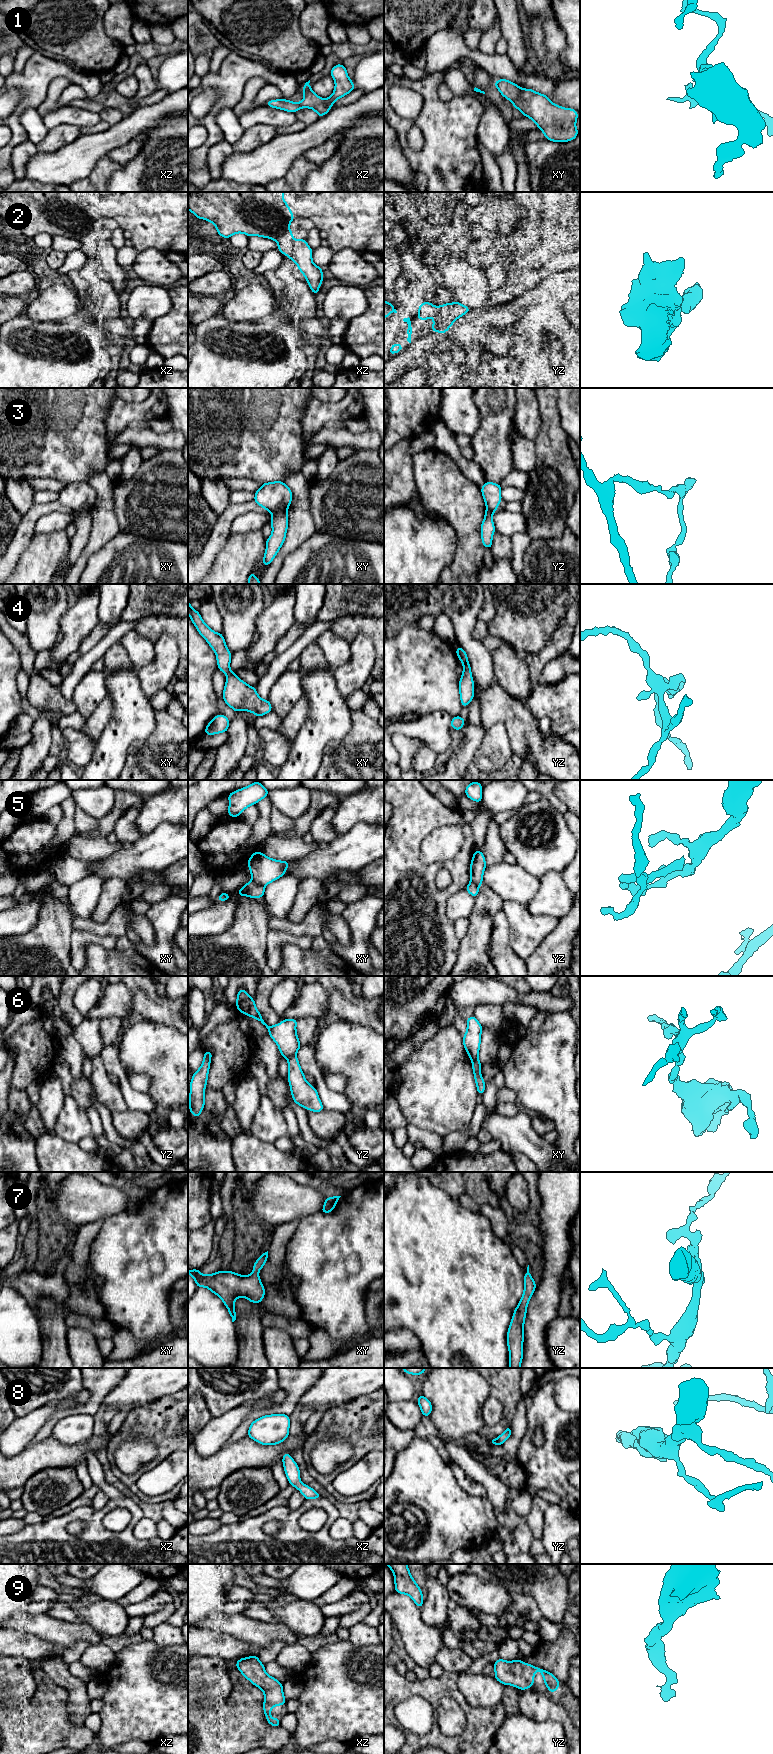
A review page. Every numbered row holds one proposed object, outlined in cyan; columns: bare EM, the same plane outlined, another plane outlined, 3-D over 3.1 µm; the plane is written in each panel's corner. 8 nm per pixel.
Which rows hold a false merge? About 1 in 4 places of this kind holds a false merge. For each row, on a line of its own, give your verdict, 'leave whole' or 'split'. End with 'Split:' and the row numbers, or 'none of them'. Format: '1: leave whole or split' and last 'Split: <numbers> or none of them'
1: leave whole
2: leave whole
3: split
4: leave whole
5: split
6: split
7: leave whole
8: leave whole
9: leave whole
Split: 3, 5, 6

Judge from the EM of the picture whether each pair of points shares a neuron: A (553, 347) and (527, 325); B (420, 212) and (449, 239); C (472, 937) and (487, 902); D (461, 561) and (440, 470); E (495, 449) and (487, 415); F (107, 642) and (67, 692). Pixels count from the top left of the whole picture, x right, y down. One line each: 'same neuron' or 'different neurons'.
A: same neuron
B: same neuron
C: same neuron
D: same neuron
E: same neuron
F: same neuron

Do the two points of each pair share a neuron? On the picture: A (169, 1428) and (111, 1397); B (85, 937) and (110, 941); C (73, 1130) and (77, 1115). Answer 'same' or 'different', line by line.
A: different
B: same
C: same

